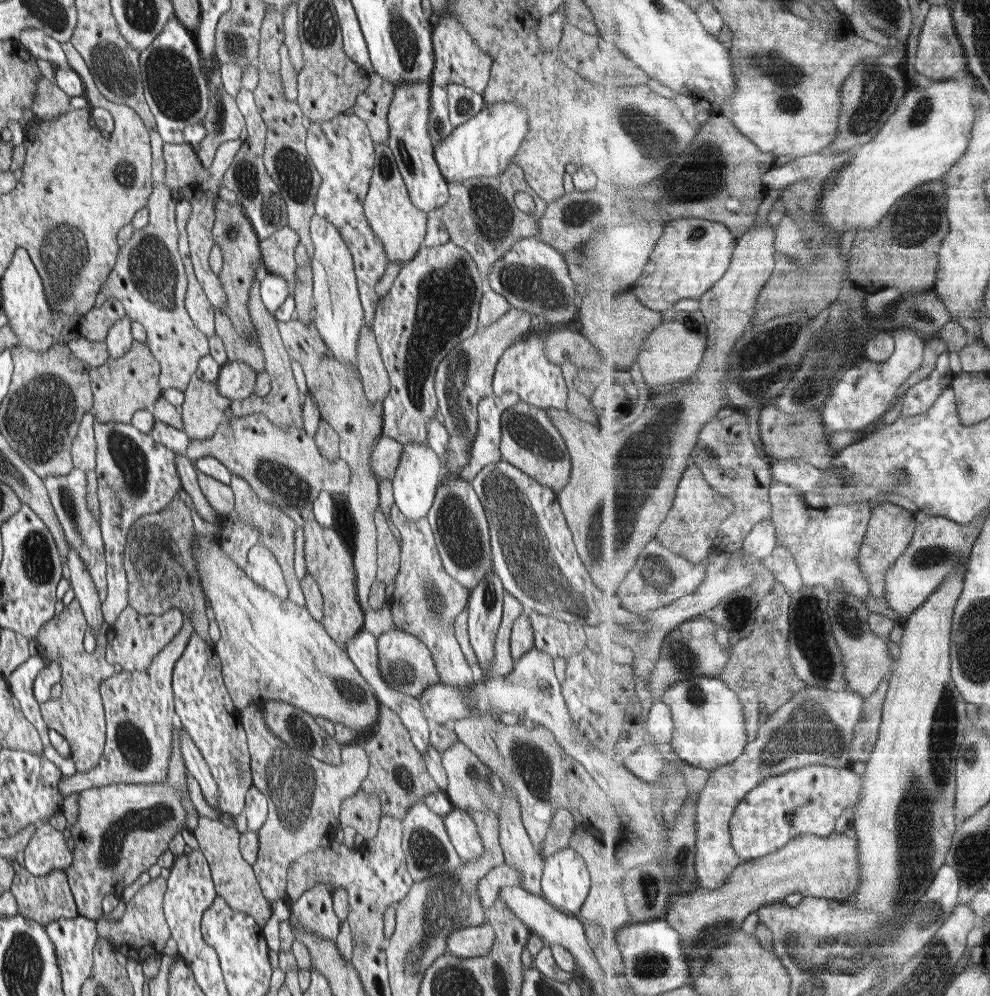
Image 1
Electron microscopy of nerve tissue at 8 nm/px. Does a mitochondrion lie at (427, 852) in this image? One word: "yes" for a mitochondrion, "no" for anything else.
yes

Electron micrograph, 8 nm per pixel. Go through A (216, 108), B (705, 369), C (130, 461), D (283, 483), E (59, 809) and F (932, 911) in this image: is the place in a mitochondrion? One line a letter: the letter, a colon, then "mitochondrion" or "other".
A: mitochondrion
B: other
C: mitochondrion
D: mitochondrion
E: other
F: mitochondrion

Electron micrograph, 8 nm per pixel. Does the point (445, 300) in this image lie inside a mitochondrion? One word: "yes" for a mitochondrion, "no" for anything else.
yes

